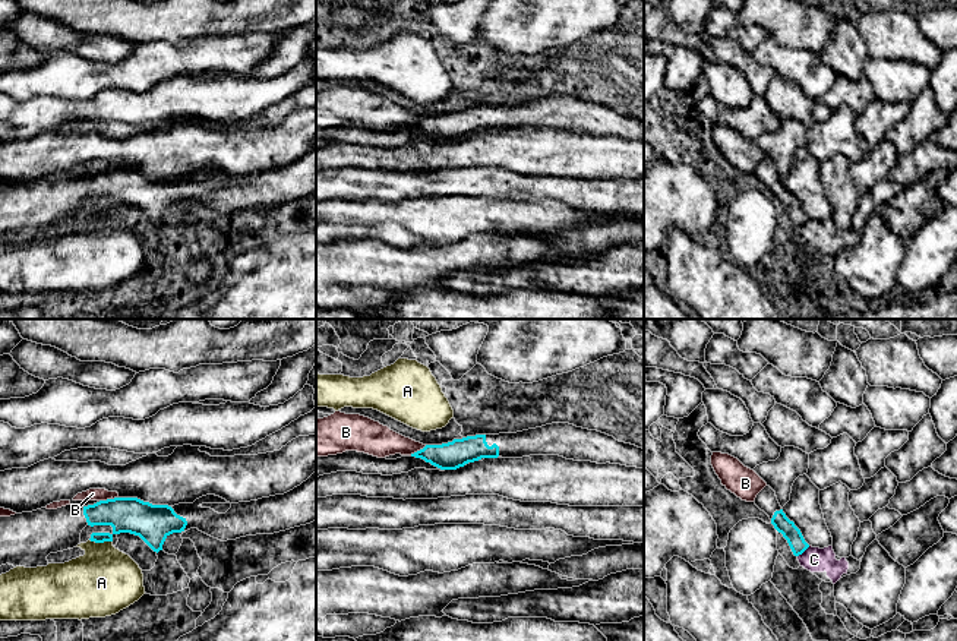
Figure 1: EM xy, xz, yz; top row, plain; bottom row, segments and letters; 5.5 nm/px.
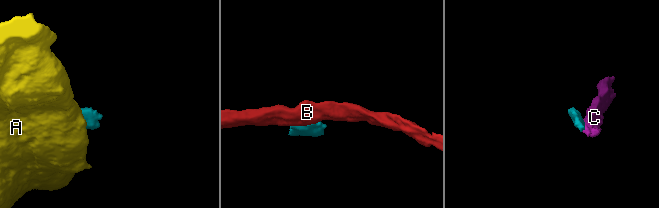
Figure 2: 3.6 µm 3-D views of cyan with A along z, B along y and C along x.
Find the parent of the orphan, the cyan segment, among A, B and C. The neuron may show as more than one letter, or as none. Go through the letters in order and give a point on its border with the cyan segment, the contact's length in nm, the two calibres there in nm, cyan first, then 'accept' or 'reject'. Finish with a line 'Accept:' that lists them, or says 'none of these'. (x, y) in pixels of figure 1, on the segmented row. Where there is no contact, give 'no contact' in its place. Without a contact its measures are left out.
A: meets cyan in xy at (101, 542); contact 130 nm long; 190 nm thick on the cyan side, 360 nm on the other; reject
B: meets cyan in xz at (417, 451); contact 110 nm long; 150 nm thick on the cyan side, 180 nm on the other; reject
C: meets cyan in yz at (804, 550); contact 90 nm long; 90 nm thick on the cyan side, 140 nm on the other; reject
Accept: none of these

